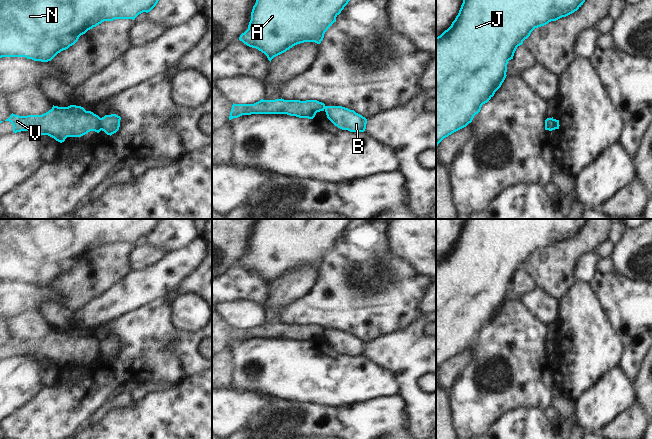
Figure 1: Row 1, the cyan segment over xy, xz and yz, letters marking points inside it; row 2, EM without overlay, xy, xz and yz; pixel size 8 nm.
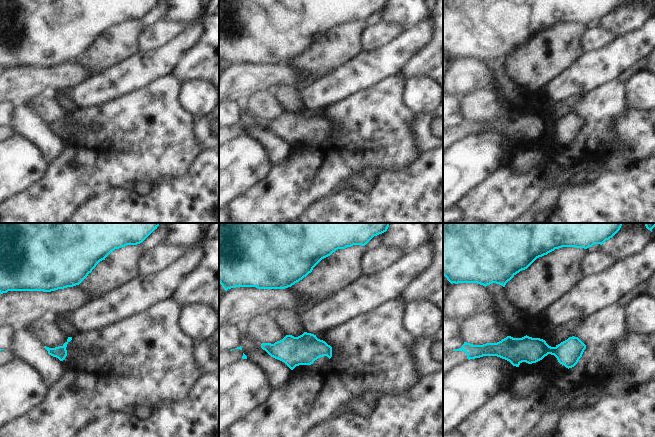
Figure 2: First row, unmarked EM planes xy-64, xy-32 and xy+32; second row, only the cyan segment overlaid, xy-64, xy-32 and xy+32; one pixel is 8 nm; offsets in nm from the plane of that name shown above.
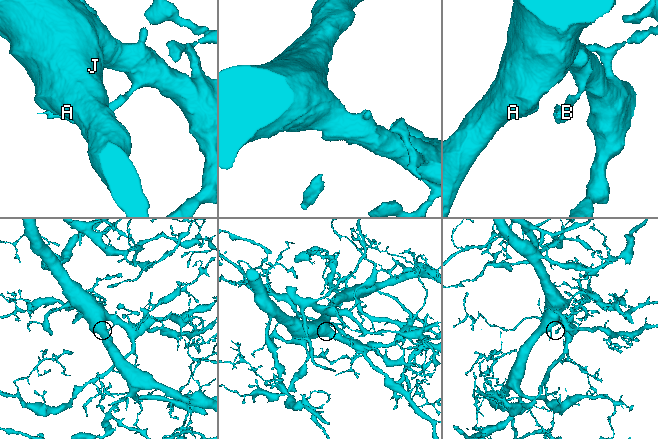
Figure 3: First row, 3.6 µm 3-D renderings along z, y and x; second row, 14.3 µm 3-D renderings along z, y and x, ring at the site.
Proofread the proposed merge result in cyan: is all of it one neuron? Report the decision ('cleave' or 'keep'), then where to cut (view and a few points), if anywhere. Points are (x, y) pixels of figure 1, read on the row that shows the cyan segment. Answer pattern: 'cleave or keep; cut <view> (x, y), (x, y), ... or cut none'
cleave; cut xy (100, 118), (101, 129)

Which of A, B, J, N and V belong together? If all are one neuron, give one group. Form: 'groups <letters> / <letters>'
groups A B J N / V

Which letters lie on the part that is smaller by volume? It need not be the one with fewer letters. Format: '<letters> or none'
V

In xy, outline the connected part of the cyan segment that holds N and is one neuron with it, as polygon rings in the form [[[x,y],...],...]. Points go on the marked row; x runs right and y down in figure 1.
[[[0,0],[0,58],[2,57],[26,57],[34,61],[51,61],[58,53],[74,45],[79,37],[88,30],[96,27],[104,21],[113,21],[115,19],[134,20],[143,12],[150,12],[159,0]]]

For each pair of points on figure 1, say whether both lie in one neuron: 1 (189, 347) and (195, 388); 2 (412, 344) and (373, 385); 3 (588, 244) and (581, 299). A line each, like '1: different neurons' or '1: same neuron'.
1: different neurons
2: different neurons
3: different neurons

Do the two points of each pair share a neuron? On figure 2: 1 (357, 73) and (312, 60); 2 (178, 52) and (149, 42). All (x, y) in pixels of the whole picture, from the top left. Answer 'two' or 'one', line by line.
1: two
2: two

